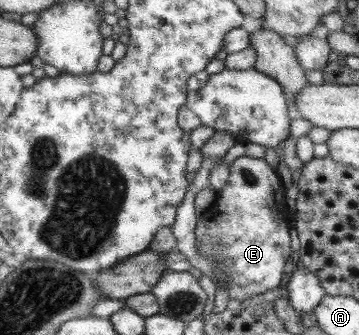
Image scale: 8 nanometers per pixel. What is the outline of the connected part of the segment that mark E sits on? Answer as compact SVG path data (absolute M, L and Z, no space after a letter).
M238 156L228 164L226 187L217 191L214 203L205 211L203 219L198 219L195 233L197 253L204 258L216 257L218 267L222 267L228 277L229 299L242 301L252 296L274 290L280 285L282 267L290 255L290 215L285 204L285 188L274 168L268 166L262 157Z

